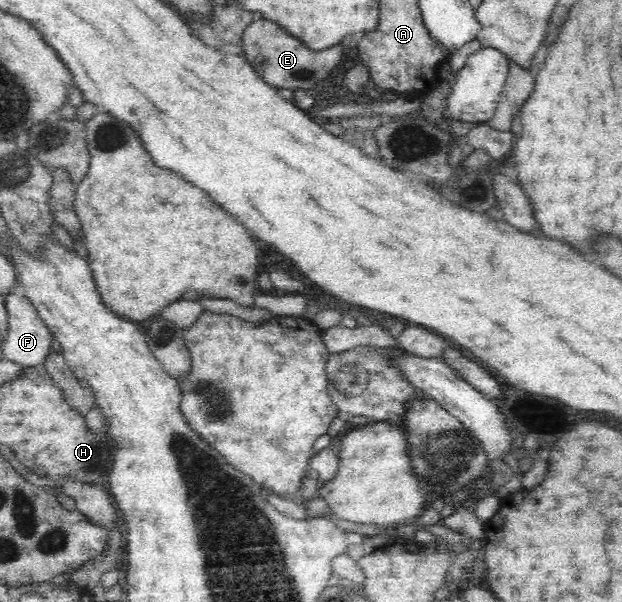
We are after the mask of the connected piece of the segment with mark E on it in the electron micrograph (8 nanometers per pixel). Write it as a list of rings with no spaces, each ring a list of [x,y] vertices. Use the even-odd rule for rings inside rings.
[[[257,16],[243,32],[243,51],[248,63],[258,71],[258,75],[275,88],[304,89],[309,91],[340,64],[343,47],[336,44],[326,50],[312,50],[304,42],[289,34],[274,21]]]

